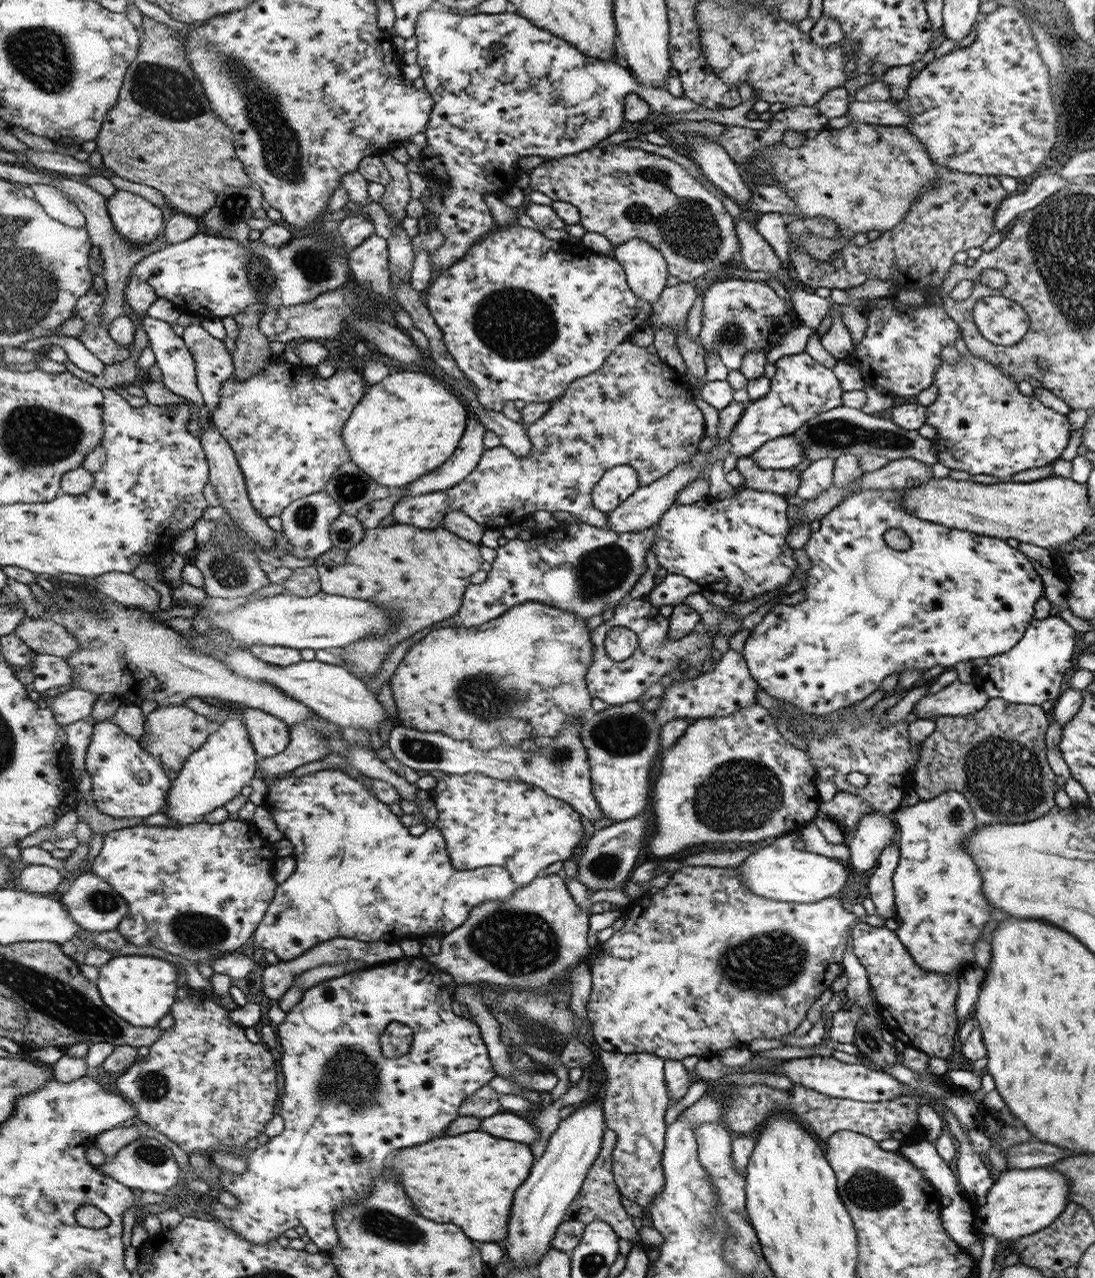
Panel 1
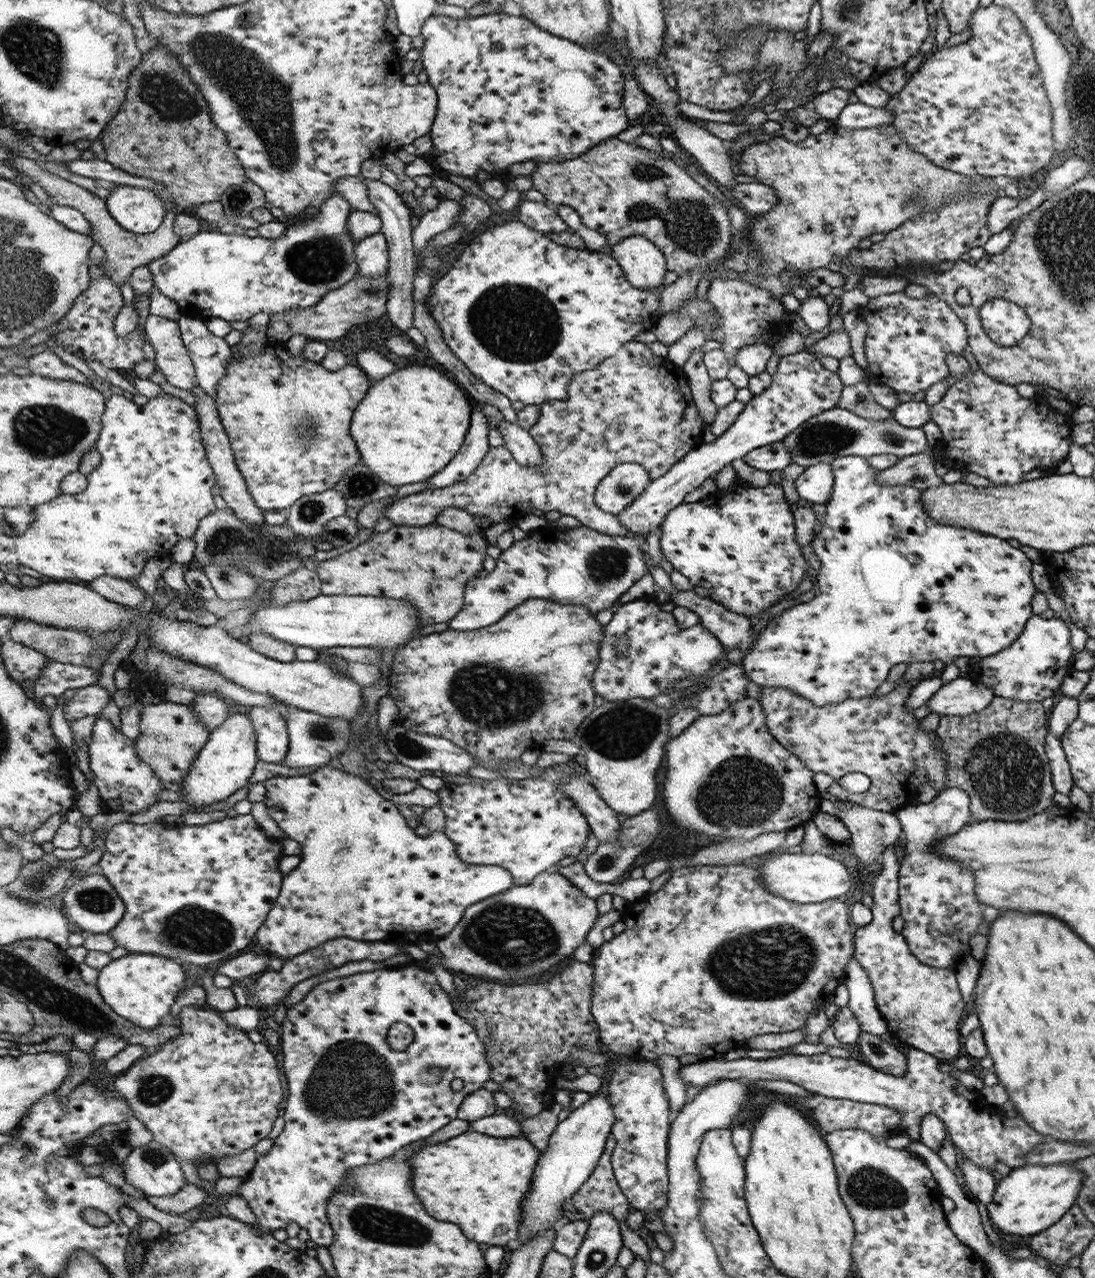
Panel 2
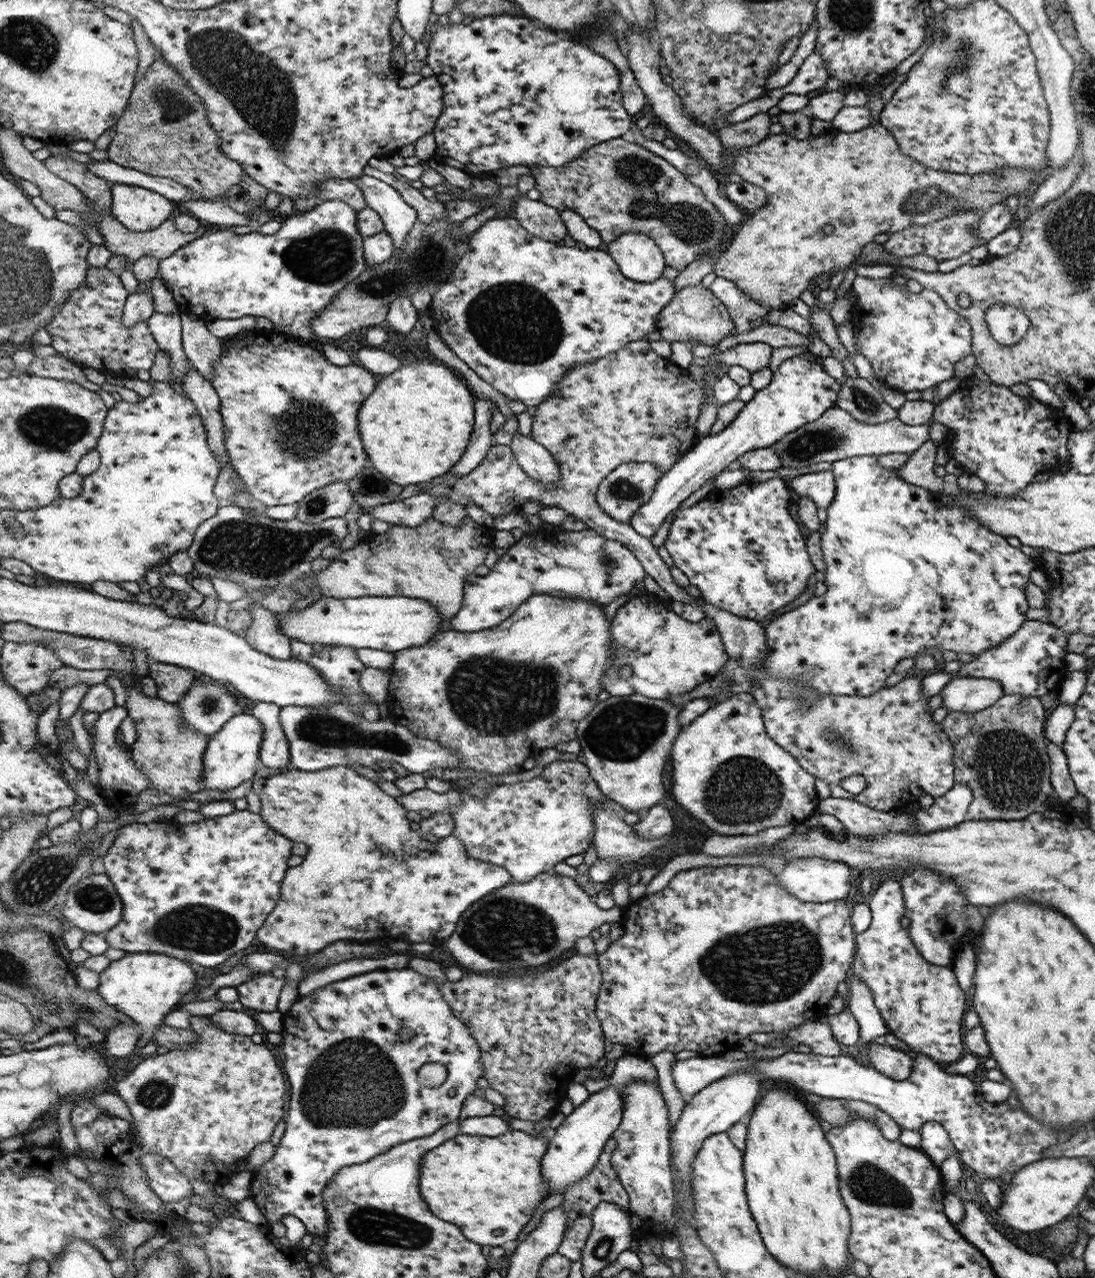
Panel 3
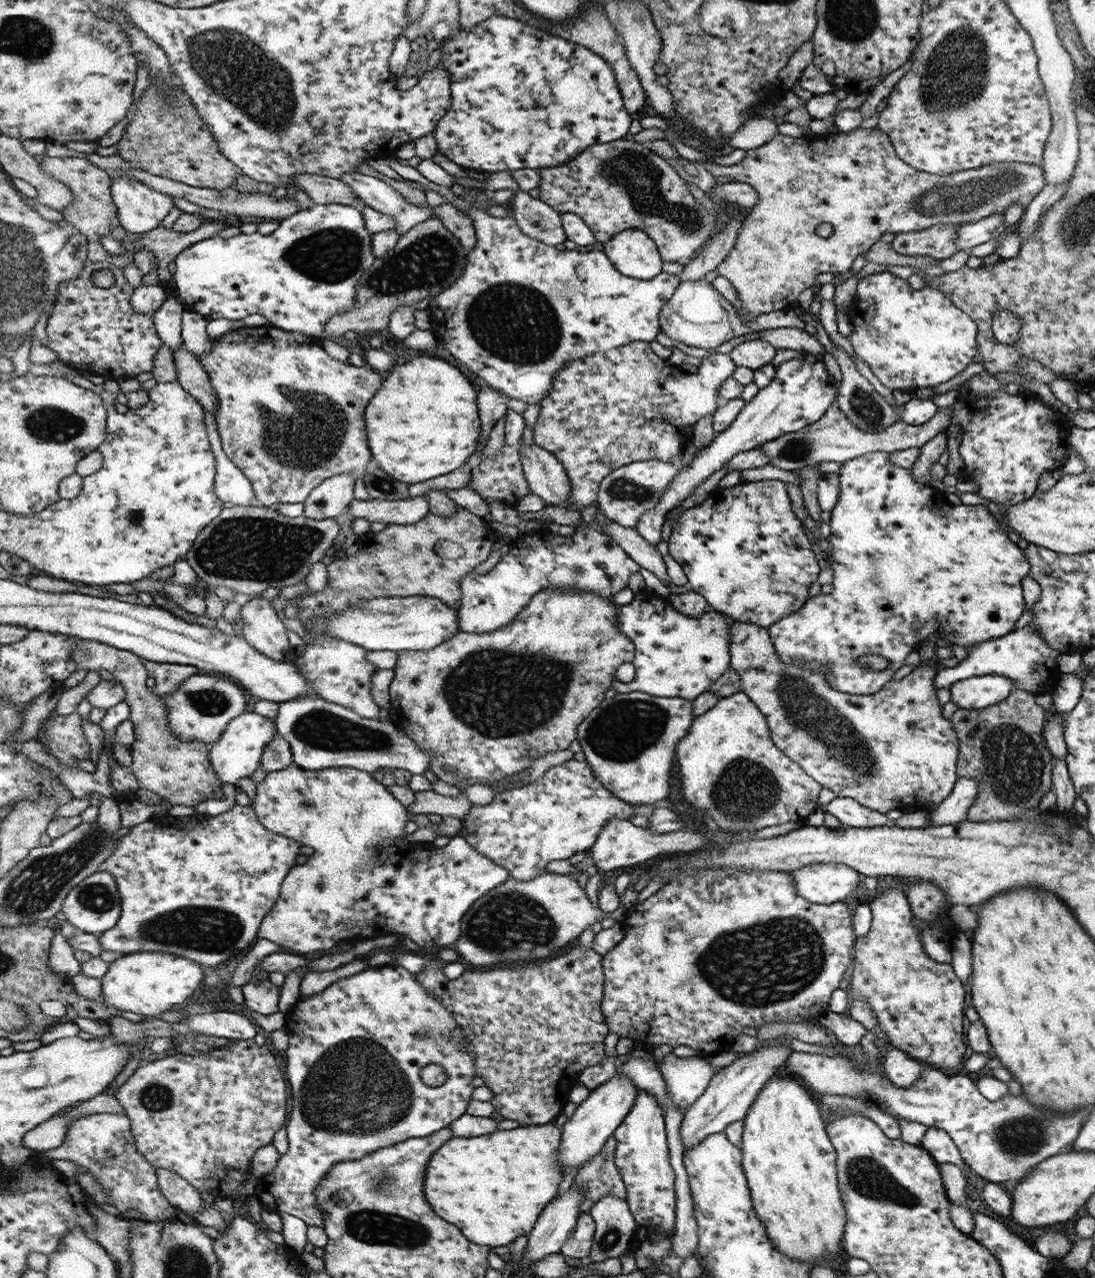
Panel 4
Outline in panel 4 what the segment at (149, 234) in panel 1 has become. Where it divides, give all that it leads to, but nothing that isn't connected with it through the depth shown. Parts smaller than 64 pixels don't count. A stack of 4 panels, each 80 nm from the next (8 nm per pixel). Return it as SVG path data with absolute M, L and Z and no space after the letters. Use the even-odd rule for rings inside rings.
M114 177L113 201L117 205L117 215L120 226L132 234L148 233L160 227L162 219L175 207L173 198L162 191L154 190L154 187L146 183L128 177Z

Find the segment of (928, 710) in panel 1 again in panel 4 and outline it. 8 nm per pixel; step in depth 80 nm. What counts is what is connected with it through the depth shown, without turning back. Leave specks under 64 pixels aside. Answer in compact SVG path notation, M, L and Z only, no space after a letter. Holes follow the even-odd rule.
M991 674L965 678L950 687L951 701L960 709L981 709L1006 698L1015 690L1013 680Z

